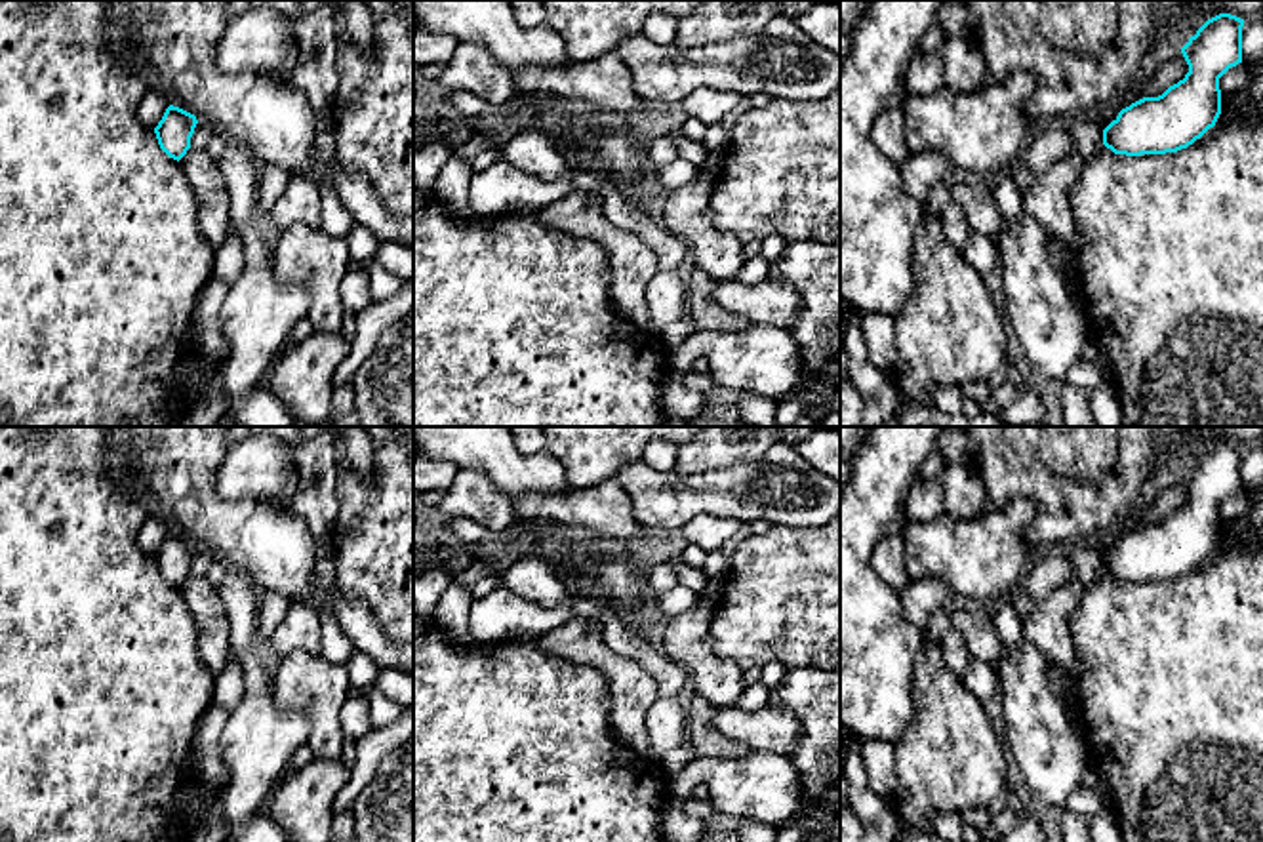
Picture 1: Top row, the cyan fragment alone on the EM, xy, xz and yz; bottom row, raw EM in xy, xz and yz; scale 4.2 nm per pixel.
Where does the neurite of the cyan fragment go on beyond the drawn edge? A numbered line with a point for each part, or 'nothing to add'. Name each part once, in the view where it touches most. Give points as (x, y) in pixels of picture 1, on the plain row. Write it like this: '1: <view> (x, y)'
nothing to add

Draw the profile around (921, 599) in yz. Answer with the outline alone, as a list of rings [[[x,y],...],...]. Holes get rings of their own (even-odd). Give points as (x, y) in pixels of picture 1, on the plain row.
[[[926,577],[909,581],[907,587],[899,591],[903,617],[922,632],[937,608],[951,608],[951,596],[949,587],[941,579]]]

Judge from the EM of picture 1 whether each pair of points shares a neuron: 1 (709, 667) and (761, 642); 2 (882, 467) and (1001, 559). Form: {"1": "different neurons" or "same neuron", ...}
{"1": "different neurons", "2": "different neurons"}

